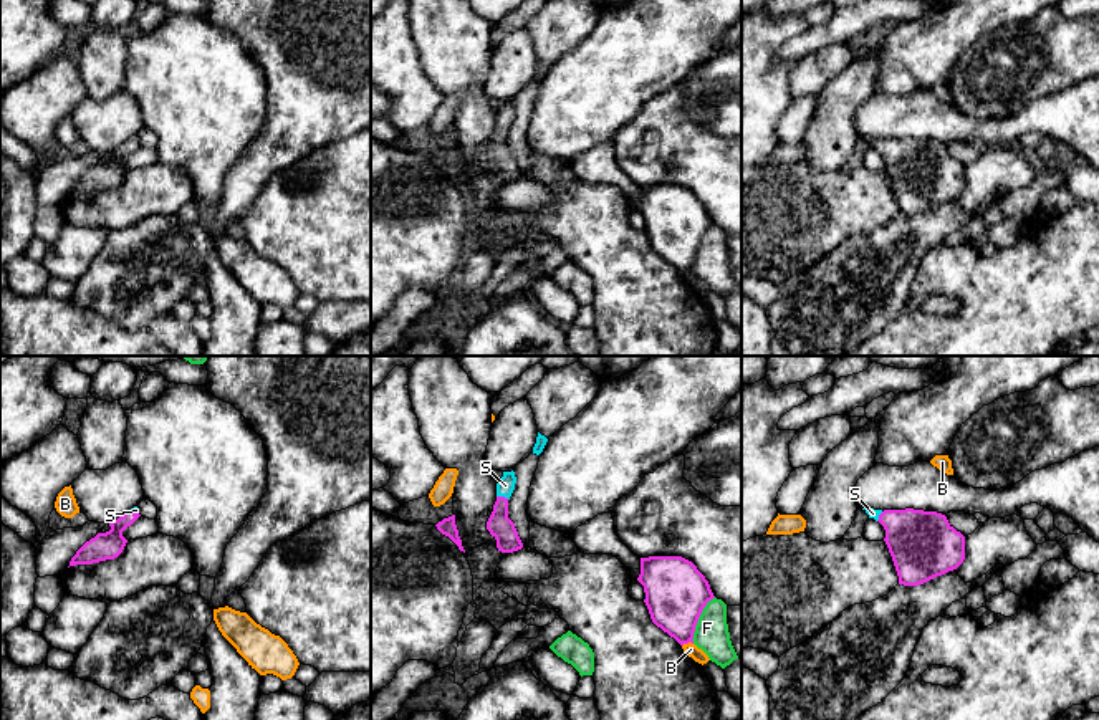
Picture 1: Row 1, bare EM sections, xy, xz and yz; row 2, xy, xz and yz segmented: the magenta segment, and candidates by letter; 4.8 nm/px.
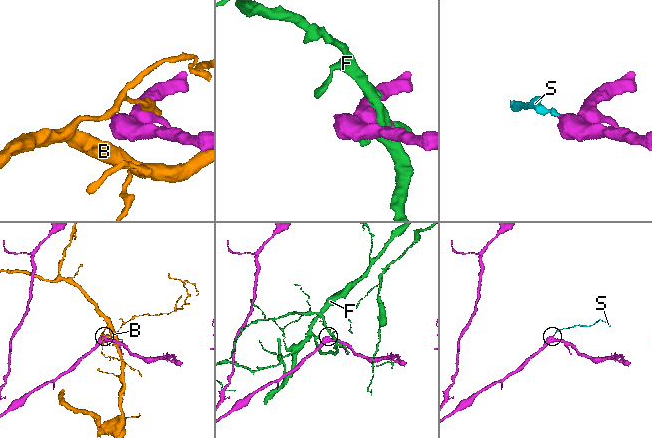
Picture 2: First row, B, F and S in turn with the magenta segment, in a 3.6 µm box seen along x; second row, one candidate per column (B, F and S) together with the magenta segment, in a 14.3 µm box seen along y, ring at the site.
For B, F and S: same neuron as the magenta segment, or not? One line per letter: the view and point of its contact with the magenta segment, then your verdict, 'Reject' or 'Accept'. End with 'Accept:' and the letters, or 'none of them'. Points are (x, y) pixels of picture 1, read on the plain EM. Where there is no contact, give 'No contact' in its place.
B: Touches magenta at xz (687, 272). Reject
F: Touches magenta at xz (697, 249). Reject
S: Touches magenta at xz (503, 126). Accept
Accept: S

